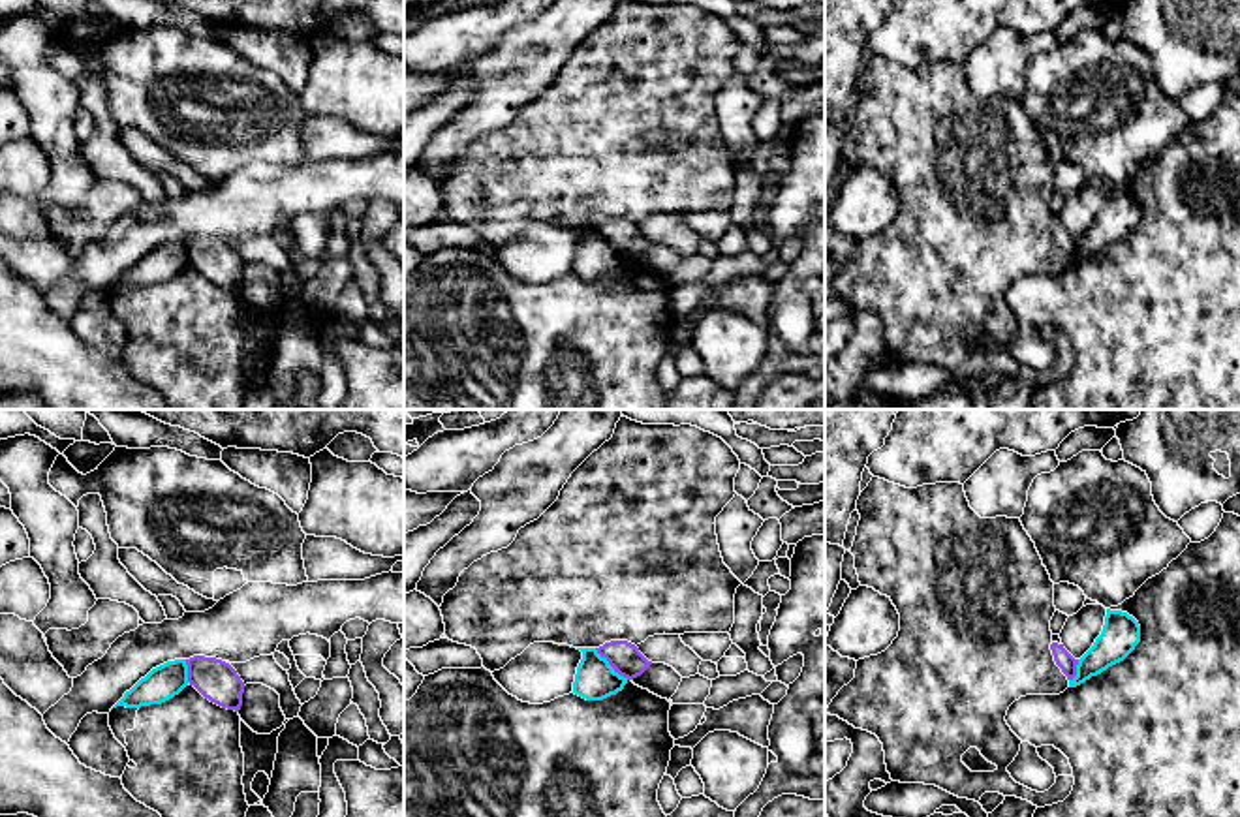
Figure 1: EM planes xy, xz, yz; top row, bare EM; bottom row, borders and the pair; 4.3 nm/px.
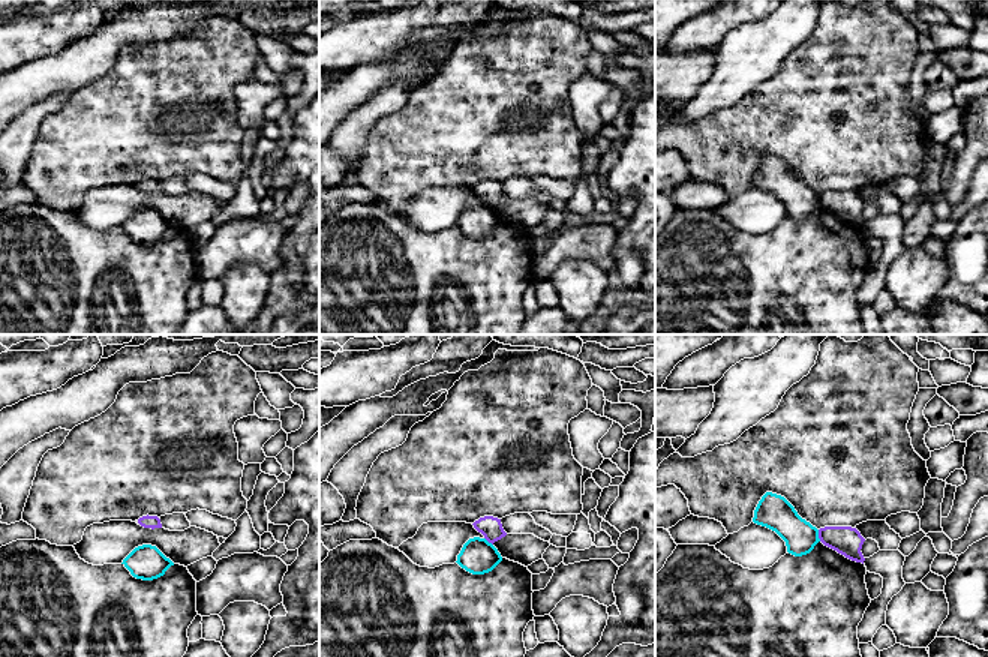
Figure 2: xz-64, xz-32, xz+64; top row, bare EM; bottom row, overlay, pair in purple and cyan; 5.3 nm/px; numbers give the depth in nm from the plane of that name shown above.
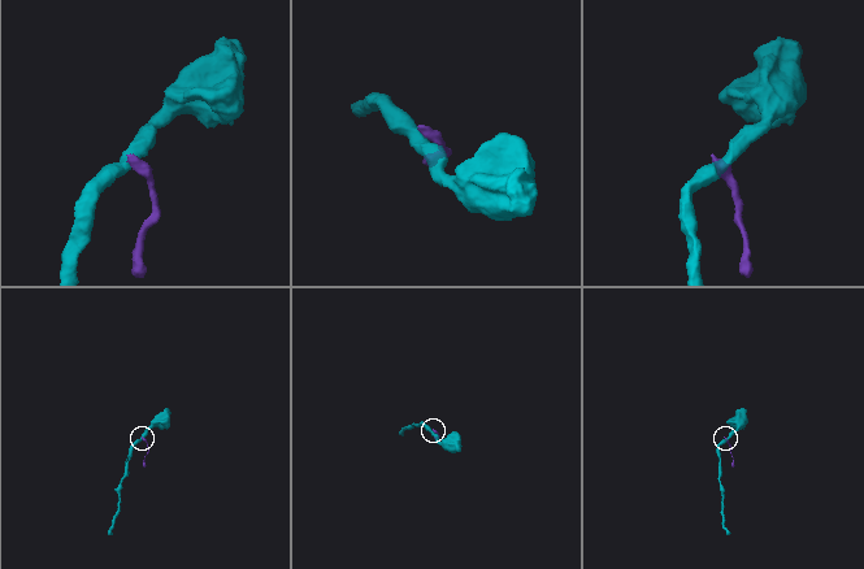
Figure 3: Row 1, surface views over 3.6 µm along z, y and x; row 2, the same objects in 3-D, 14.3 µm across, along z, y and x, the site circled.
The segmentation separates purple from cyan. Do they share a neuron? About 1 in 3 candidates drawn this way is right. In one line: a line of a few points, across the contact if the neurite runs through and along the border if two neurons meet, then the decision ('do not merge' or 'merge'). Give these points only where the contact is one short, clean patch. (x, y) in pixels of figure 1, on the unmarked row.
xz (594, 228), (628, 258) | do not merge

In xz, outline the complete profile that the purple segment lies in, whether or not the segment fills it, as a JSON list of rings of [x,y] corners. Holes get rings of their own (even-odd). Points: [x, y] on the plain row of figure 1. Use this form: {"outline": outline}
{"outline": [[[611,220],[596,229],[609,240],[614,252],[628,259],[641,255],[652,244],[652,240],[648,240],[639,227],[628,220]]]}

